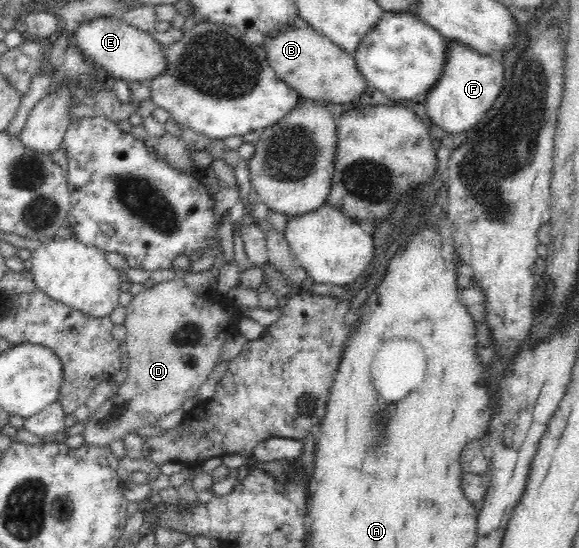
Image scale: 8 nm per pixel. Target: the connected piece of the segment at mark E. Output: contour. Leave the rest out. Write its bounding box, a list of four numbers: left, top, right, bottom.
[73,16,166,82]

